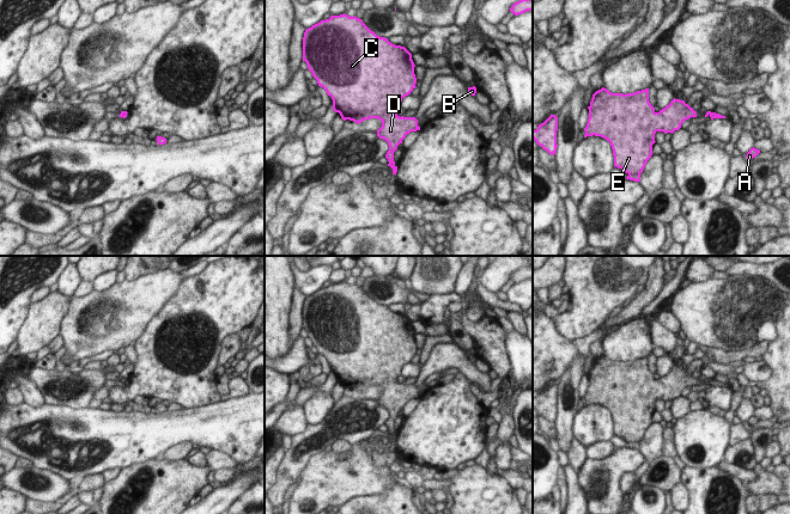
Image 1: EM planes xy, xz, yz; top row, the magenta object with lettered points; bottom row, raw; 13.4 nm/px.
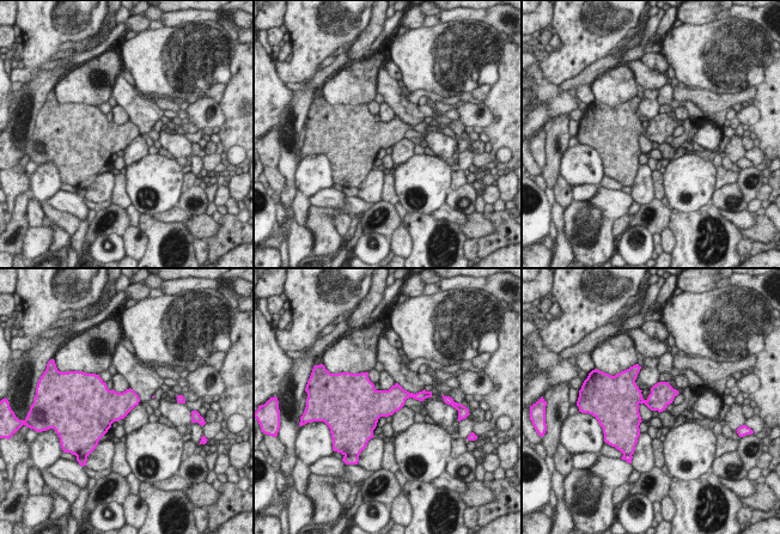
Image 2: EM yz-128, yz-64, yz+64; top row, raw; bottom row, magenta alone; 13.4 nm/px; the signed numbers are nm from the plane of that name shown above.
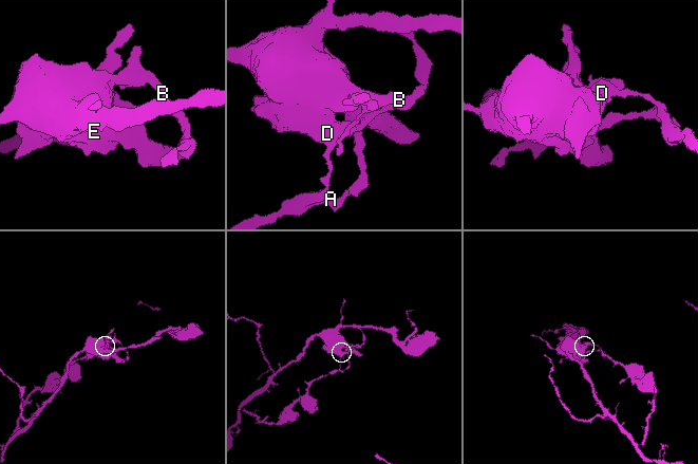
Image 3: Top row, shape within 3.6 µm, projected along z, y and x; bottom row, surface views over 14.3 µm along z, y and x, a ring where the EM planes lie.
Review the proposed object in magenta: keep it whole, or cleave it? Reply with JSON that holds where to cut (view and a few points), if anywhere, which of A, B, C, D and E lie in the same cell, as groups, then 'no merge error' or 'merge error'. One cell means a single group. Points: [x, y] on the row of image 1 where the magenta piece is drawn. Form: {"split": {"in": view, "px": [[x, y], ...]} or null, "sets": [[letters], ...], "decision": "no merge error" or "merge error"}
{"split": {"in": "yz", "px": [[629, 173], [639, 175]]}, "sets": [["A", "B"], ["C", "D", "E"]], "decision": "merge error"}

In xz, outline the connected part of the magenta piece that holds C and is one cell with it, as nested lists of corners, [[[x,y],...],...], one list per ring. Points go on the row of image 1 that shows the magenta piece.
[[[344,13],[330,16],[329,19],[321,20],[305,30],[303,37],[303,61],[306,62],[308,69],[317,80],[318,86],[323,87],[327,94],[332,97],[333,110],[339,112],[344,121],[350,120],[358,124],[370,118],[382,121],[377,136],[385,140],[389,145],[389,151],[385,154],[389,161],[388,166],[395,166],[394,152],[397,149],[397,146],[402,143],[407,134],[420,130],[415,117],[400,117],[396,114],[401,108],[402,99],[417,87],[415,65],[412,60],[412,54],[405,47],[395,45],[388,38],[377,36],[356,16],[350,17]]]

